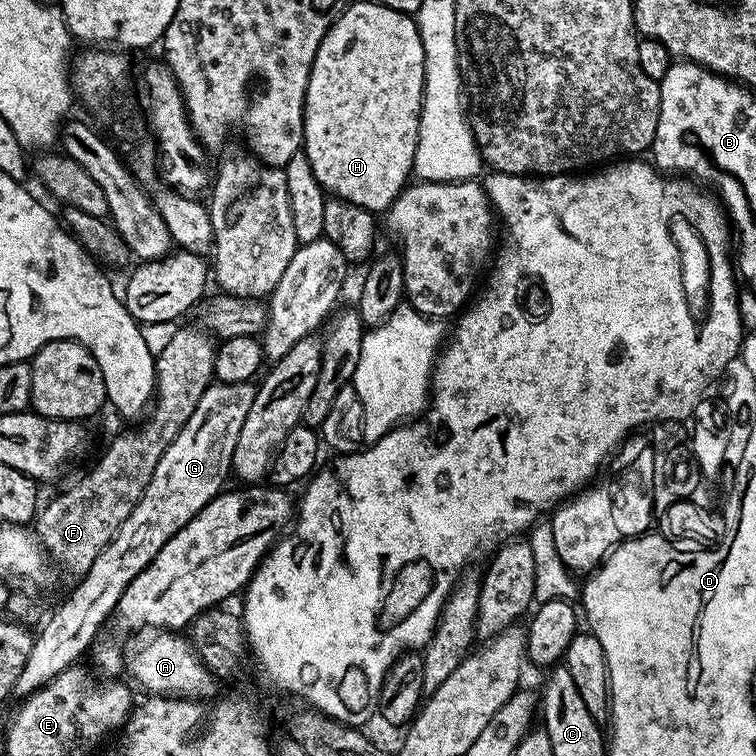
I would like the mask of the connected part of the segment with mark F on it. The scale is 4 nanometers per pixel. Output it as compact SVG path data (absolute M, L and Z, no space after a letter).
M180 326L166 350L156 358L156 391L146 419L133 432L124 432L108 444L100 461L73 488L60 492L48 505L39 509L34 531L40 547L72 575L79 578L94 566L94 558L118 534L122 522L130 518L134 506L144 497L154 466L166 454L170 442L178 438L182 426L190 422L194 406L202 402L202 394L214 382L214 358L217 345L209 333L199 327Z

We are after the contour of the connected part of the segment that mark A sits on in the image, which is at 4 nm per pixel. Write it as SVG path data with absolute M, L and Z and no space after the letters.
M164 630L153 640L148 640L136 653L131 653L126 668L132 676L145 688L145 693L153 696L167 696L171 698L183 698L188 702L200 702L215 690L217 681L214 679L208 667L205 666L200 657L196 655L195 648L183 635L173 634Z

